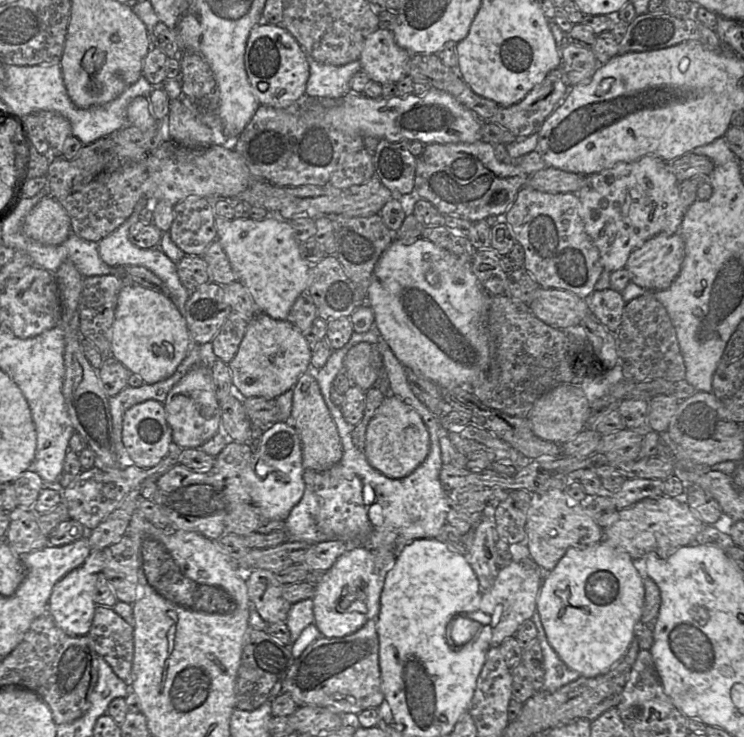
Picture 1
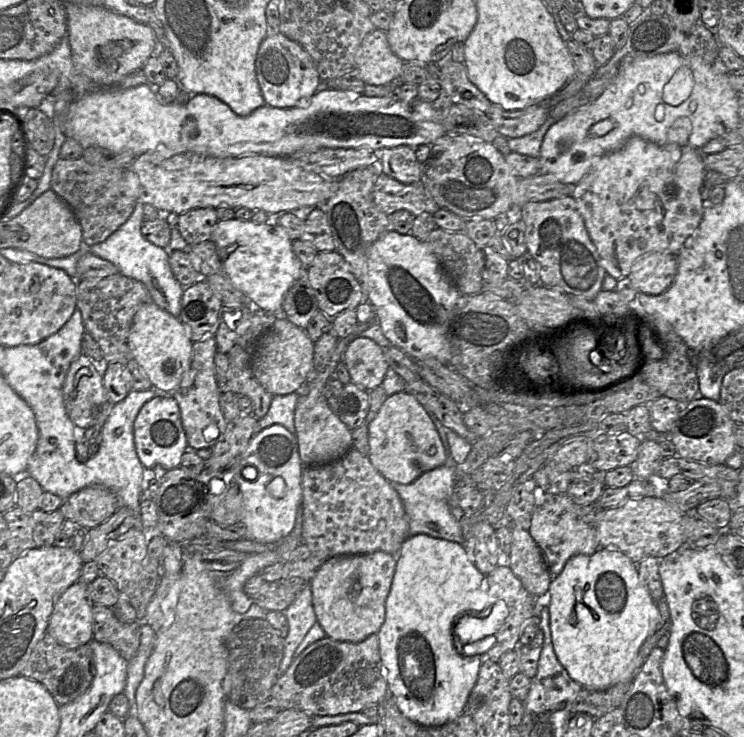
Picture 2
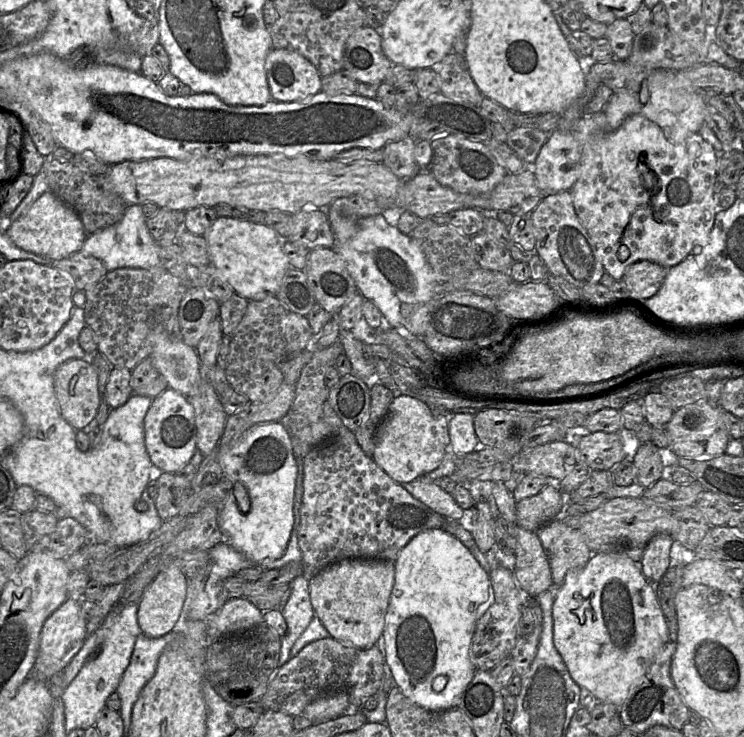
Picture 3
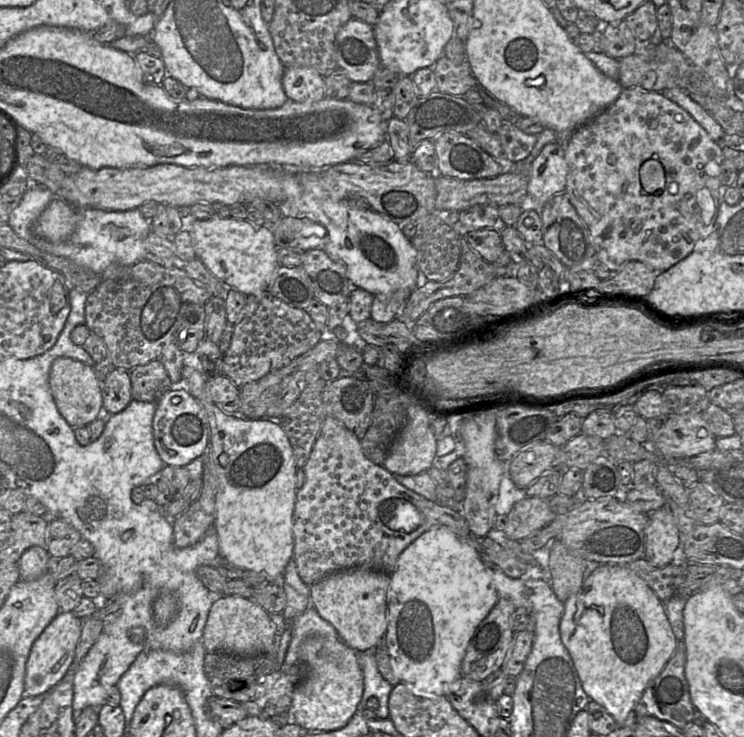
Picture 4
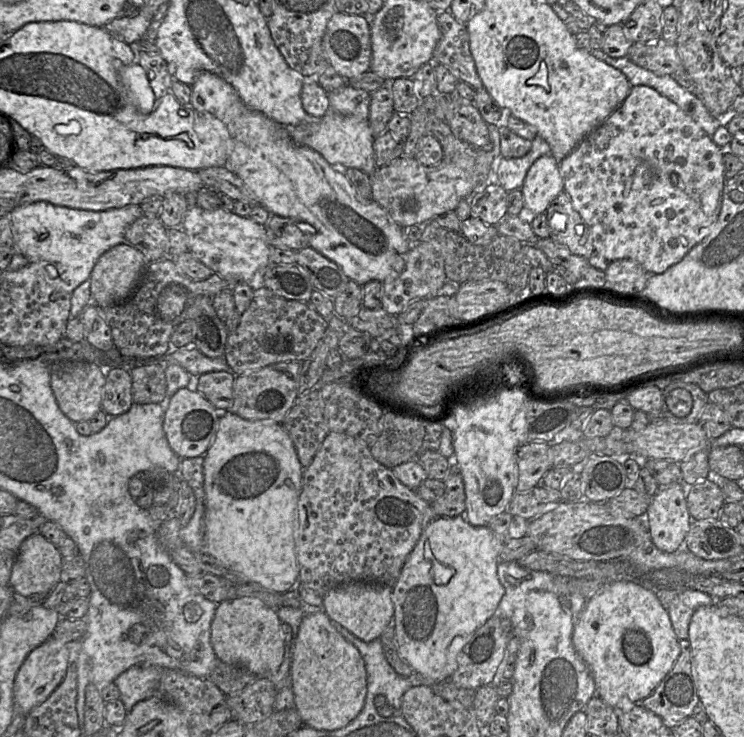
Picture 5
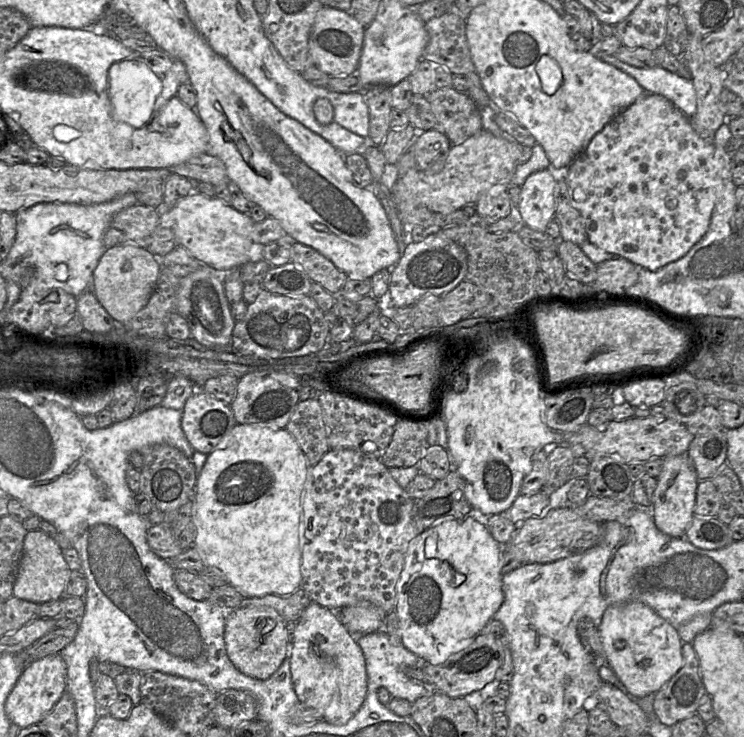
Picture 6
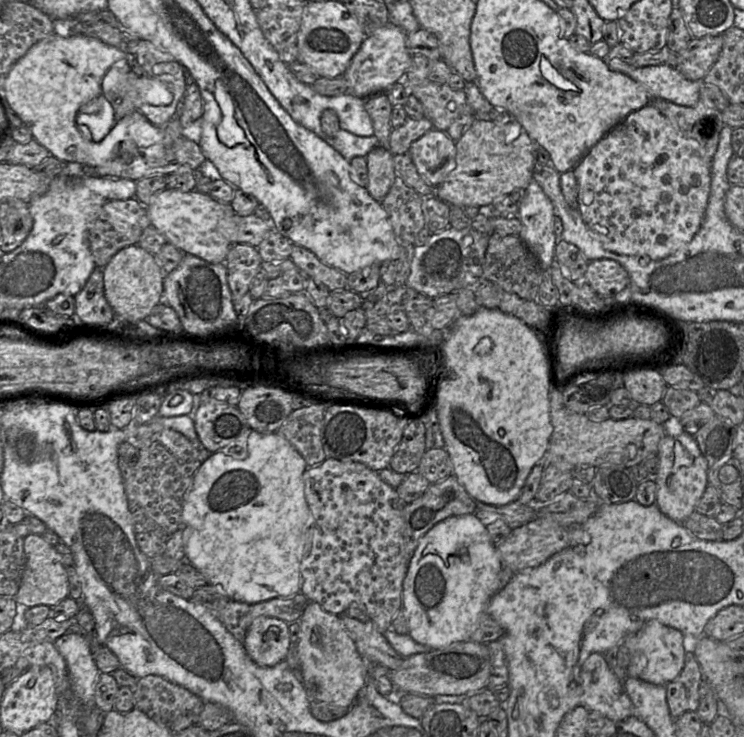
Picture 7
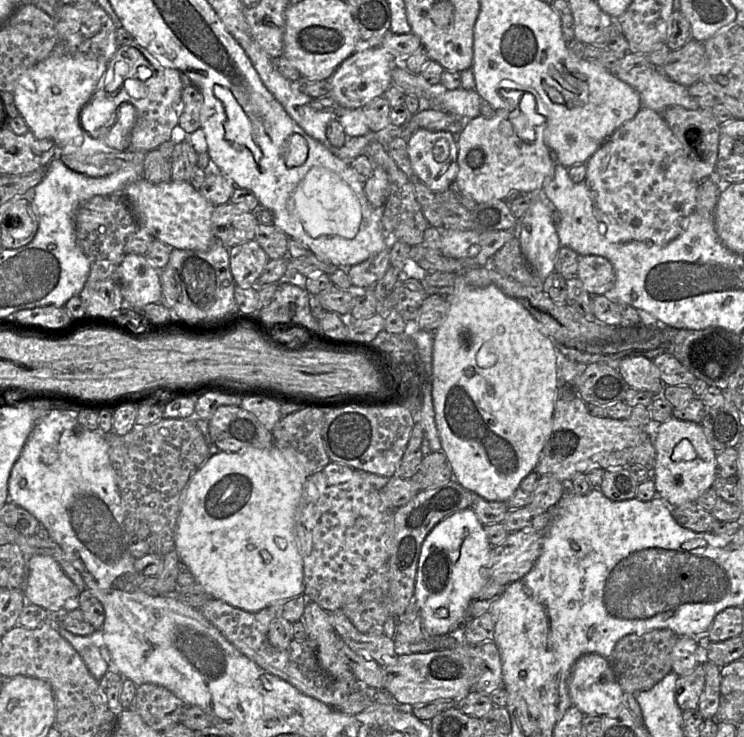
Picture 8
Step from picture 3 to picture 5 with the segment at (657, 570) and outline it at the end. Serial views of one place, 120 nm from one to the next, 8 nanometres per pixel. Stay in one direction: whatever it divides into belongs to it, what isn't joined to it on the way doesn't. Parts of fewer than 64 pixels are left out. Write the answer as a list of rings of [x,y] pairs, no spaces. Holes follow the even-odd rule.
[[[673,483],[659,486],[647,510],[647,529],[653,544],[661,551],[673,553],[685,542],[692,518],[686,498],[687,487]]]

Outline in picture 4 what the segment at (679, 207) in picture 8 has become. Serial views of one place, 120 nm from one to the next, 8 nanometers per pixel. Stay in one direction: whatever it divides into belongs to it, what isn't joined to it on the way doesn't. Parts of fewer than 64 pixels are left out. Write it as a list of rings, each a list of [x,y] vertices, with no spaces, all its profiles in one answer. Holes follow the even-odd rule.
[[[640,87],[623,88],[613,104],[591,121],[577,128],[565,145],[565,158],[568,164],[565,193],[580,218],[587,225],[600,263],[604,264],[611,272],[616,272],[627,261],[641,261],[656,272],[664,272],[686,258],[693,251],[700,238],[709,235],[713,230],[720,203],[723,201],[723,189],[728,188],[721,185],[721,166],[724,160],[721,145],[712,140],[706,130],[678,104],[660,92],[648,91]],[[649,159],[660,161],[665,169],[666,183],[660,194],[645,192],[640,183],[640,167]]]

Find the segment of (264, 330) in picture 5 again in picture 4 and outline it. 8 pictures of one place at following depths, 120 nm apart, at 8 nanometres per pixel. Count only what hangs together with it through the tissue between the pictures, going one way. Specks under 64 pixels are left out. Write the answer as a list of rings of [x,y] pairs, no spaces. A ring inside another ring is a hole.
[[[269,291],[248,295],[234,324],[229,348],[223,353],[222,371],[238,388],[278,370],[313,348],[322,332],[309,314],[274,297]]]

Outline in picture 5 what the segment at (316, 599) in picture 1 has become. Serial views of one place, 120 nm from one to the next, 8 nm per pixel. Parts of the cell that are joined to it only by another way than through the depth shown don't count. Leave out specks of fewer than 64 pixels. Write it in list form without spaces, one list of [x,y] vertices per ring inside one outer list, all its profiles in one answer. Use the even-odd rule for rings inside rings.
[[[354,581],[338,585],[323,596],[323,609],[337,622],[364,642],[380,638],[394,618],[392,588],[377,583]]]

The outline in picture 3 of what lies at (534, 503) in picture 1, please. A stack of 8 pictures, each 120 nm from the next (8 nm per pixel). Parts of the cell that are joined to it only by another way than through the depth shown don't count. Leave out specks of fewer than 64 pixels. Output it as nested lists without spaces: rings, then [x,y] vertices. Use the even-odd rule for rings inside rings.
[[[554,519],[536,531],[548,558],[554,586],[563,584],[567,572],[581,569],[593,555],[579,529]]]

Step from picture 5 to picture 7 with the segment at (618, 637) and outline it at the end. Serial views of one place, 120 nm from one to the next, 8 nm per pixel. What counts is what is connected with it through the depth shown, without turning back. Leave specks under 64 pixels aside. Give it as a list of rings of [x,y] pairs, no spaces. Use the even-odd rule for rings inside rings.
[[[650,620],[625,639],[630,651],[641,651],[647,658],[647,665],[639,675],[643,681],[666,685],[685,665],[684,634],[678,629]]]

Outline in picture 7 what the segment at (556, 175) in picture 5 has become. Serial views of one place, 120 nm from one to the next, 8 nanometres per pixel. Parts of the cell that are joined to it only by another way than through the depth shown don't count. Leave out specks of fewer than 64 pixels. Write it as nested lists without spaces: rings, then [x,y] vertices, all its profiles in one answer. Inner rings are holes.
[[[531,181],[519,204],[518,218],[522,223],[519,237],[544,270],[549,270],[555,261],[558,239],[554,233],[554,215],[551,200],[536,181]]]

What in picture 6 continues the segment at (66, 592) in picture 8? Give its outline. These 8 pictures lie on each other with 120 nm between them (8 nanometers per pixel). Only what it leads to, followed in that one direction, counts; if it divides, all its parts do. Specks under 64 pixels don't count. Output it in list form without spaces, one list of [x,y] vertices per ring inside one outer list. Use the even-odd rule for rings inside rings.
[[[38,529],[29,531],[24,538],[22,558],[13,587],[13,596],[37,604],[61,599],[66,596],[70,572],[62,549],[54,539]]]

